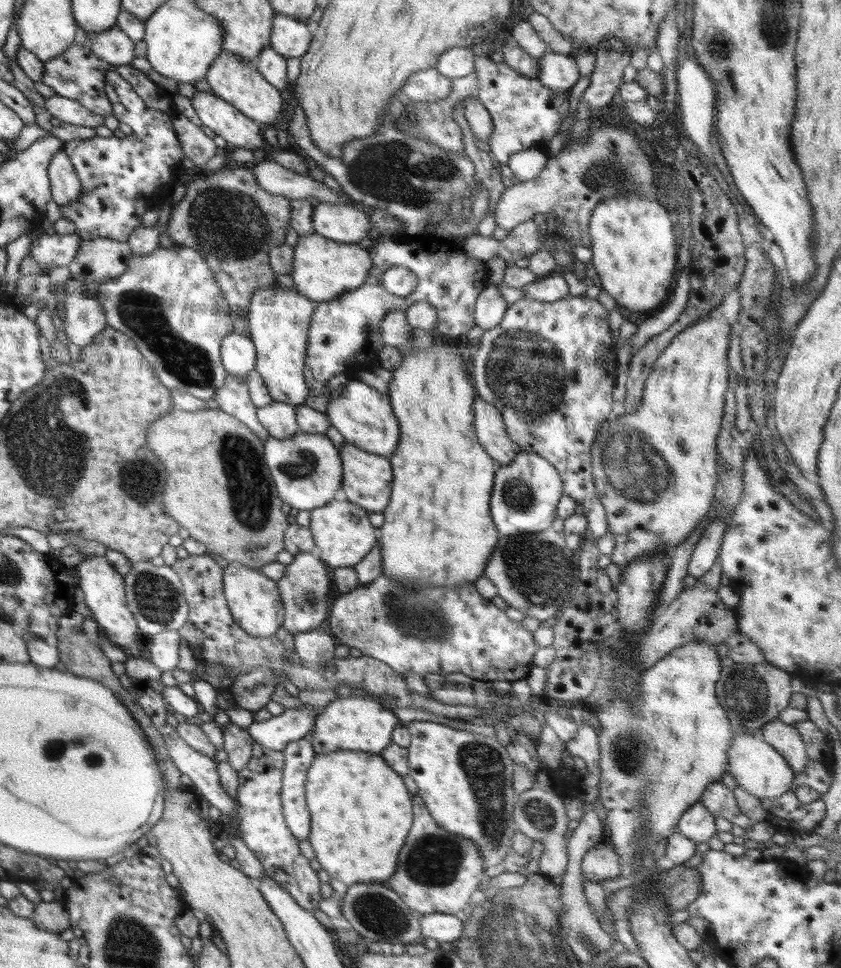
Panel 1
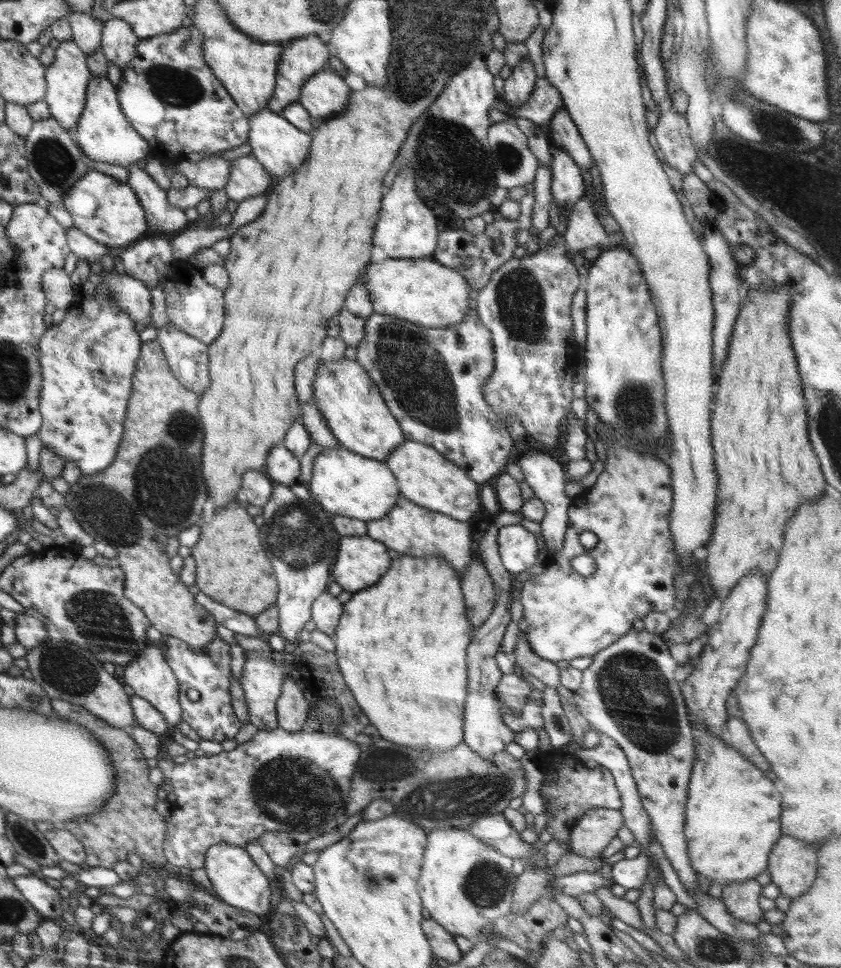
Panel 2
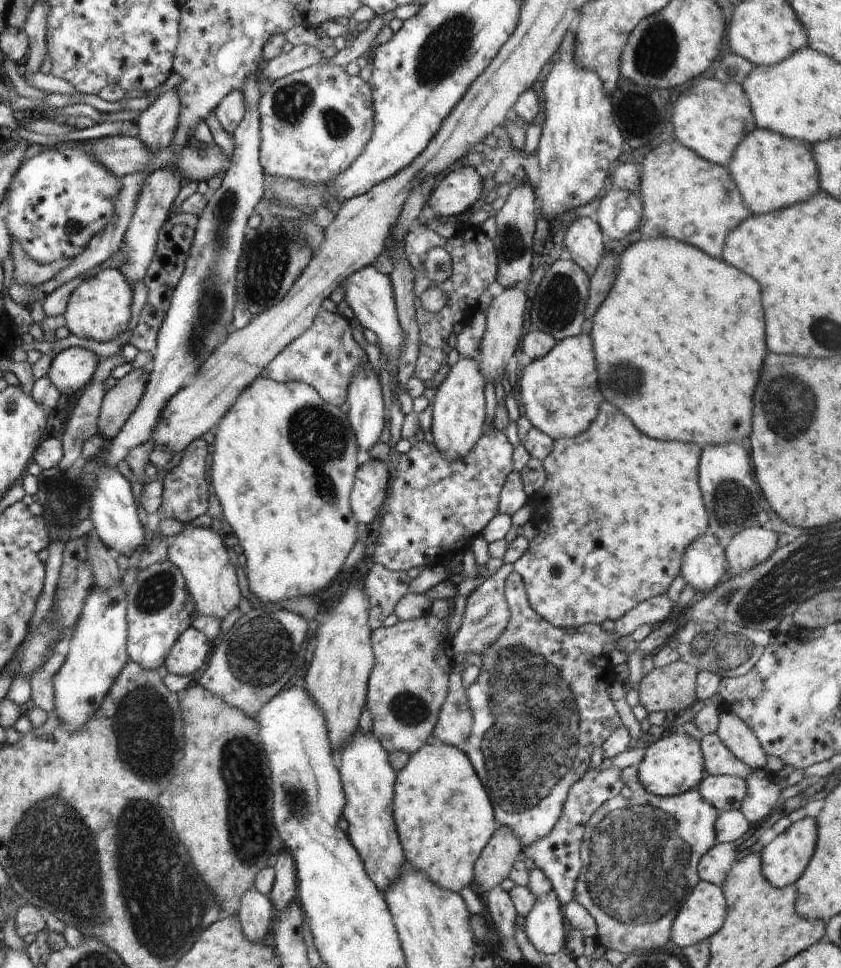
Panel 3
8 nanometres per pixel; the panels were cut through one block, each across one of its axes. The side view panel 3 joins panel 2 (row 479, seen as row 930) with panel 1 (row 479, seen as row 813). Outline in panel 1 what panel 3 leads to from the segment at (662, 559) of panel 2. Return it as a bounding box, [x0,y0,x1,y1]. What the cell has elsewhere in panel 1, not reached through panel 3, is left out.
[590,315,732,574]

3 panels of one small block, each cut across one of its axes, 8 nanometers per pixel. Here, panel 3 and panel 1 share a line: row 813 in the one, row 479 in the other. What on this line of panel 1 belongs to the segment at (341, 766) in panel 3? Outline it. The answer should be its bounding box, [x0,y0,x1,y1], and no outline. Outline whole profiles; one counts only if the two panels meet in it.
[339,441,393,513]

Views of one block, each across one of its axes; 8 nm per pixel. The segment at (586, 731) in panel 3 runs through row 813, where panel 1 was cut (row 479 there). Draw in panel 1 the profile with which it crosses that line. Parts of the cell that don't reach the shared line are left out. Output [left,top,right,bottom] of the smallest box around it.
[490,451,564,535]

